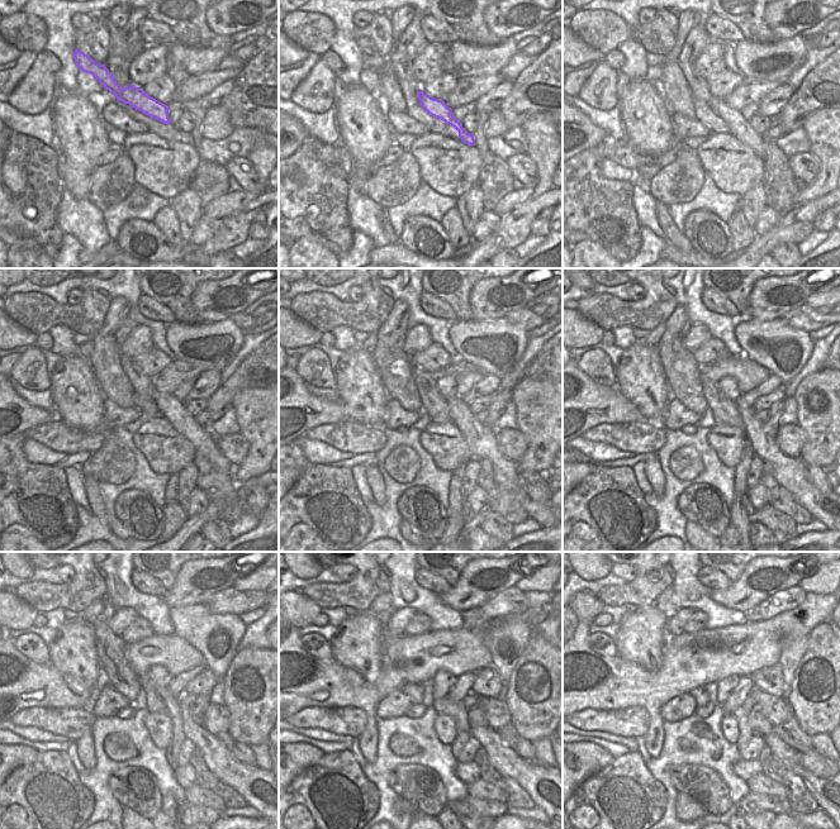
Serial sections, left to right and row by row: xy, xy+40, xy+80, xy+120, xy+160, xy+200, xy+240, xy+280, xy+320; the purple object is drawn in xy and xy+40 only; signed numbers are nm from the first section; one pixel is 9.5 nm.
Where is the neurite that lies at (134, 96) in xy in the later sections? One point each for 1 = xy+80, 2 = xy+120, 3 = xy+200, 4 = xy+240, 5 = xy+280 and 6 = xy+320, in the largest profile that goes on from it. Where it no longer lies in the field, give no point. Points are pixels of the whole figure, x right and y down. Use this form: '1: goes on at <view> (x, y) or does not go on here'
1: goes on at xy+80 (740, 128)
2: goes on at xy+120 (171, 409)
3: goes on at xy+200 (788, 473)
4: goes on at xy+240 (252, 782)
5: goes on at xy+280 (535, 780)
6: goes on at xy+320 (820, 789)

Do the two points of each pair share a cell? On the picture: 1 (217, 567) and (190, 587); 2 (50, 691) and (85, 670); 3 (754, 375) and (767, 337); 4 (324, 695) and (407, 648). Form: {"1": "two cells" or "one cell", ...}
{"1": "one cell", "2": "two cells", "3": "two cells", "4": "one cell"}

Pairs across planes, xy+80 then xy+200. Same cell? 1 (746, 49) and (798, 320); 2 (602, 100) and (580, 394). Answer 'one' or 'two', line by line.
1: two
2: two

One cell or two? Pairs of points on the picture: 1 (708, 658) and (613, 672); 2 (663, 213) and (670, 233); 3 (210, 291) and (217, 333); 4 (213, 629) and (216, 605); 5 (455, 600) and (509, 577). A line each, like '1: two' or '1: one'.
1: one
2: one
3: two
4: two
5: one

